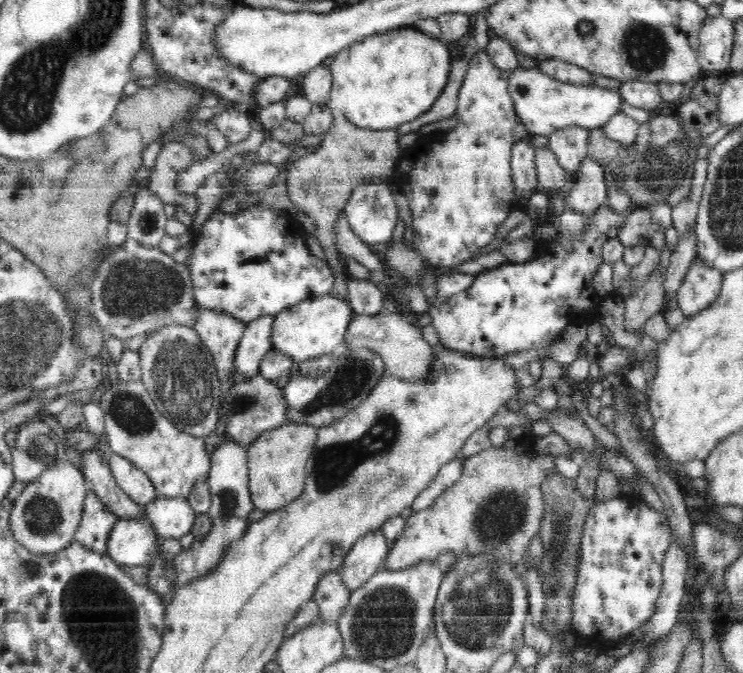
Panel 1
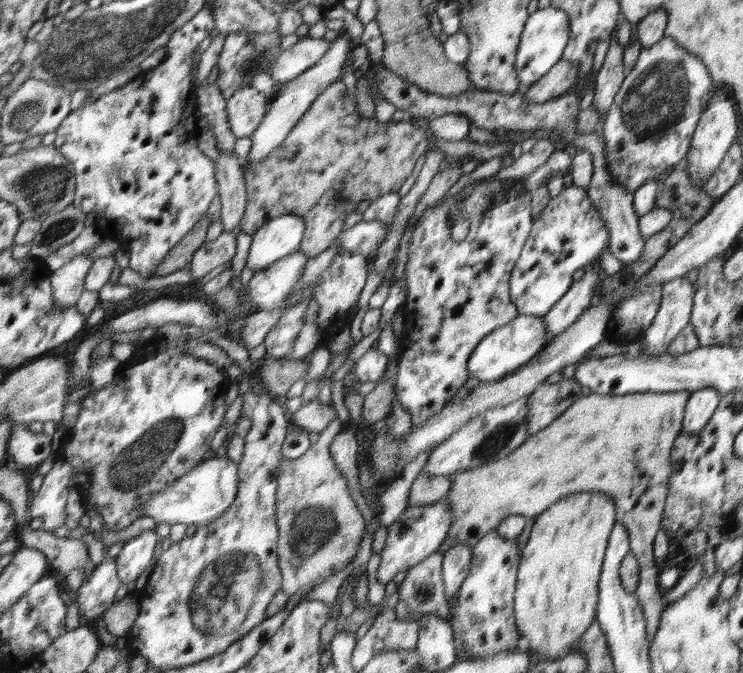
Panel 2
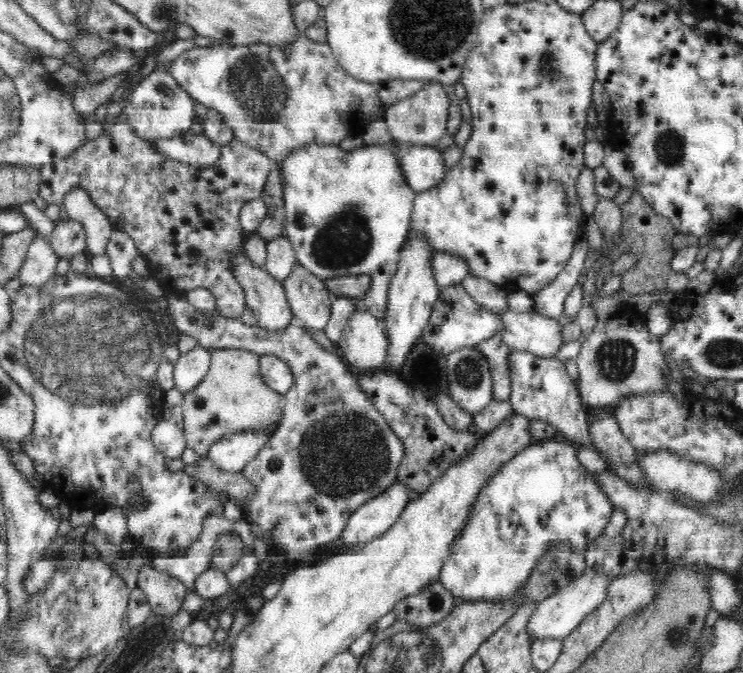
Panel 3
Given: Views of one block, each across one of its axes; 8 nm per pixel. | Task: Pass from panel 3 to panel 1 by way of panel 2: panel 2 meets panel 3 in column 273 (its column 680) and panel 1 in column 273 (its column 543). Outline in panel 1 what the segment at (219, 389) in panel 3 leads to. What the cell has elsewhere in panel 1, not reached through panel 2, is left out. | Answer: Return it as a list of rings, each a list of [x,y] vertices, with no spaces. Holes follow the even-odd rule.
[[[286,423],[279,428],[260,434],[246,447],[249,489],[258,510],[276,513],[298,500],[305,492],[307,463],[314,449],[318,431],[309,425]]]

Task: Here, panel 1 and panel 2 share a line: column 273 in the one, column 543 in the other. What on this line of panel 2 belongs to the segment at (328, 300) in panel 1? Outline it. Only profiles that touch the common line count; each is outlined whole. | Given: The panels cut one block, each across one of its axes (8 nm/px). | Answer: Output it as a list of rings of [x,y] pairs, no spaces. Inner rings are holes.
[[[519,315],[514,321],[488,334],[479,343],[471,355],[470,362],[467,363],[470,377],[484,383],[511,377],[522,366],[542,353],[546,348],[548,336],[547,324],[544,323],[542,317]]]

